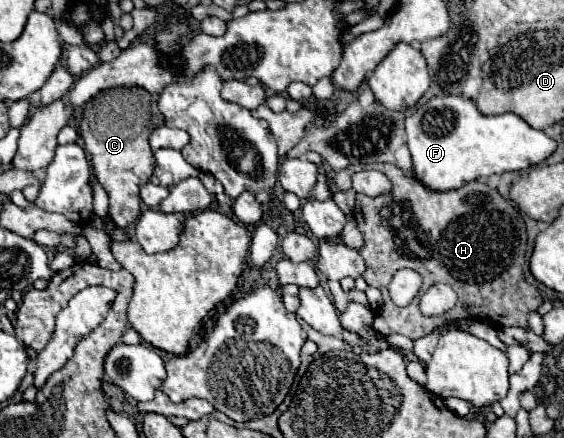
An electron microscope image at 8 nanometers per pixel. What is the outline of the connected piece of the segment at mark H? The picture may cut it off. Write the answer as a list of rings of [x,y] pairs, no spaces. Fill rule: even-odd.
[[[394,164],[348,166],[346,170],[340,170],[336,174],[336,178],[334,178],[336,186],[342,192],[350,190],[352,174],[358,172],[358,170],[380,170],[390,178],[390,182],[394,186],[392,194],[386,194],[386,196],[370,198],[370,196],[364,196],[364,194],[356,194],[356,208],[354,208],[354,218],[356,218],[358,230],[364,236],[364,246],[360,250],[360,254],[366,262],[364,280],[368,282],[368,286],[378,288],[382,292],[382,298],[384,298],[382,310],[378,310],[374,314],[374,328],[380,334],[404,334],[412,340],[418,340],[418,338],[424,338],[426,334],[430,334],[434,328],[444,326],[448,320],[458,320],[458,318],[484,320],[494,330],[502,330],[502,328],[508,328],[508,326],[528,328],[528,314],[538,310],[538,306],[542,304],[542,296],[534,286],[530,286],[524,280],[522,266],[524,266],[524,260],[526,260],[526,240],[528,238],[526,238],[524,220],[522,220],[516,206],[506,202],[498,194],[498,190],[494,190],[488,184],[478,182],[478,180],[468,182],[462,188],[450,190],[450,192],[428,190],[410,172],[402,172]],[[400,268],[416,270],[422,276],[420,292],[426,292],[436,282],[444,282],[444,284],[452,286],[458,294],[456,308],[452,308],[444,316],[426,318],[426,316],[420,314],[418,302],[412,302],[404,308],[396,306],[388,296],[388,284]]]

